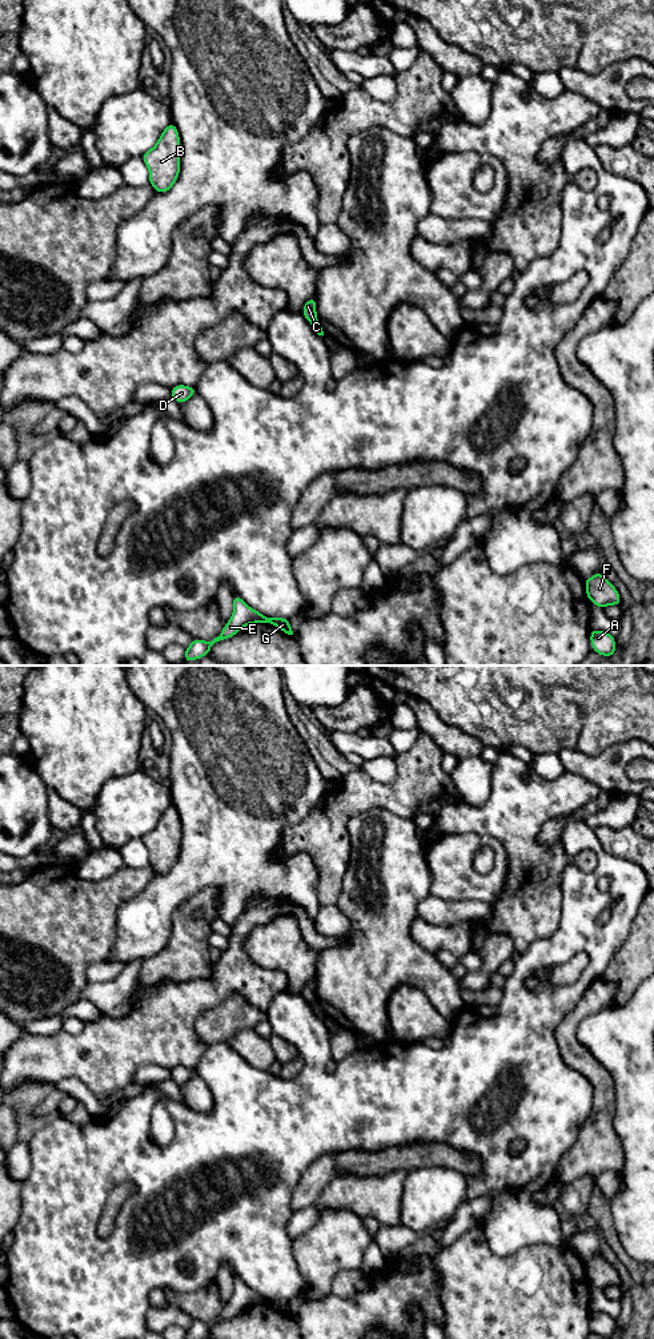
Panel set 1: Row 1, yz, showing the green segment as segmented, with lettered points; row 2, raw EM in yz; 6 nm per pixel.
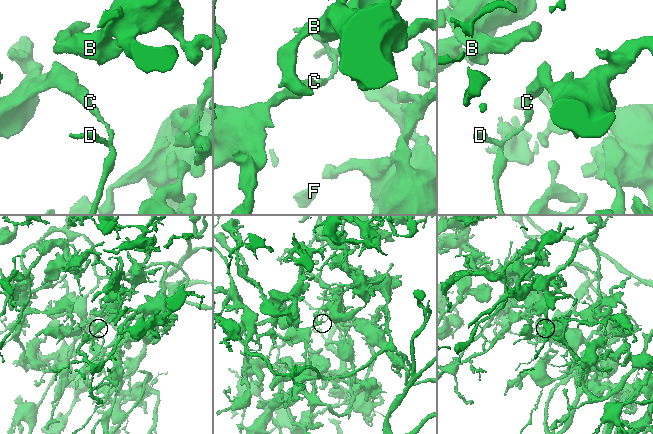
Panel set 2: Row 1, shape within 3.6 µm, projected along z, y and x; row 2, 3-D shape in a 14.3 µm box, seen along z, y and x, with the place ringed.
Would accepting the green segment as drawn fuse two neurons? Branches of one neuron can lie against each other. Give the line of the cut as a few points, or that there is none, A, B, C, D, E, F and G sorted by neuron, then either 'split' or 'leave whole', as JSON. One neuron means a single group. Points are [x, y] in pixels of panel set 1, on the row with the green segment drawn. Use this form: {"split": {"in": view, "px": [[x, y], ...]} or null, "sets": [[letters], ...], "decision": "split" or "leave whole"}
{"split": {"in": "yz", "px": [[316, 320], [311, 322]]}, "sets": [["A", "B", "C", "F"], ["D", "E", "G"]], "decision": "split"}

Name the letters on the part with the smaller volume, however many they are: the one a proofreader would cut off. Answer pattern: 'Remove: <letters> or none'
Remove: D, E, G

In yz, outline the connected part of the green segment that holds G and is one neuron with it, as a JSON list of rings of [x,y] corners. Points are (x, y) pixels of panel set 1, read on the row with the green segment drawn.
[[[233,595],[233,614],[221,634],[212,642],[202,642],[197,638],[185,648],[184,662],[192,662],[209,655],[210,647],[224,639],[234,636],[246,624],[270,623],[288,635],[293,635],[289,619],[285,618],[266,618],[258,611],[250,608],[238,595]]]

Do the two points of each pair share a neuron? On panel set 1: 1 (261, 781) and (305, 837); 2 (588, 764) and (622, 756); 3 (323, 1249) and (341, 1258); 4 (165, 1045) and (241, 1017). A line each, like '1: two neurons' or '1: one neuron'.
1: two neurons
2: one neuron
3: one neuron
4: two neurons

